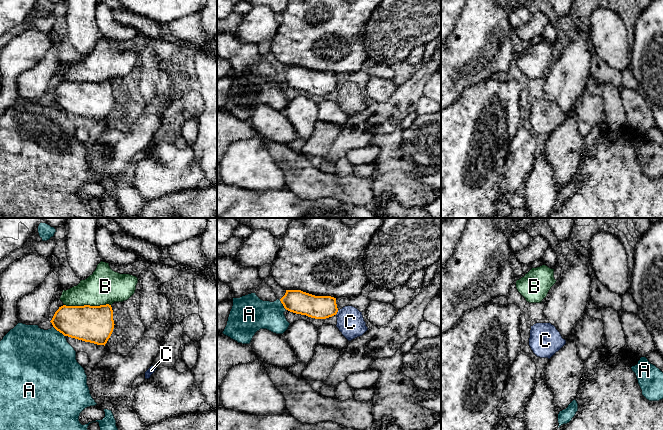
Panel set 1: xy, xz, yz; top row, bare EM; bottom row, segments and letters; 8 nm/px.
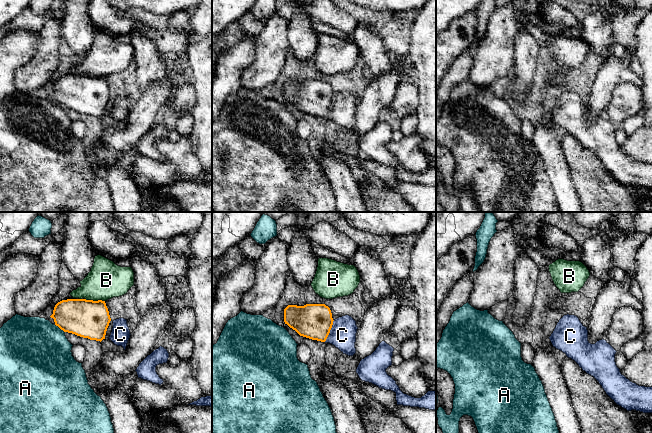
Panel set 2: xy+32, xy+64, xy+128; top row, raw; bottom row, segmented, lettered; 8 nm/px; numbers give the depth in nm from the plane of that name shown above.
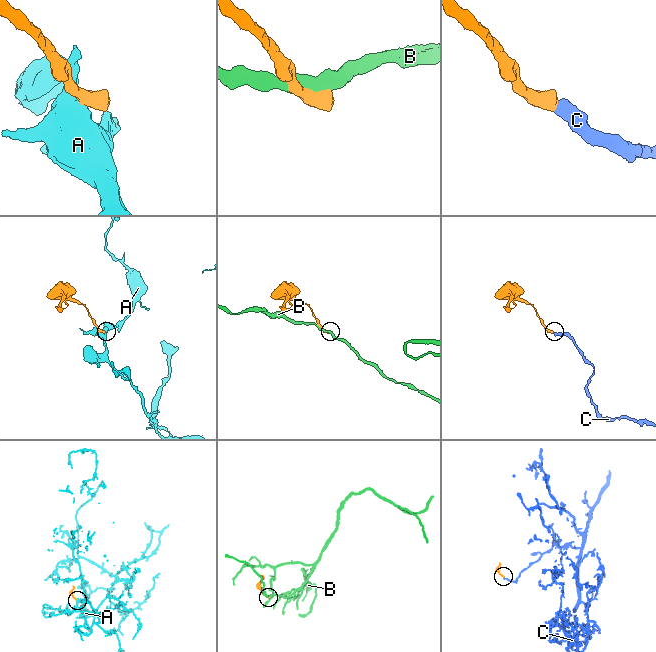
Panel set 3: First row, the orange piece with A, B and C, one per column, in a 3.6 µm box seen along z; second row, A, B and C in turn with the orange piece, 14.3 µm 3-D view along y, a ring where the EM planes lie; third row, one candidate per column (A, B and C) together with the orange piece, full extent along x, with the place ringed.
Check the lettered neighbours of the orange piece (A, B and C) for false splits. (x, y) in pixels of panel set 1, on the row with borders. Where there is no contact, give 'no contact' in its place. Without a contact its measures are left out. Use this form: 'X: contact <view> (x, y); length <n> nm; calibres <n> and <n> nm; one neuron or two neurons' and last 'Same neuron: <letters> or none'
A: contact xy (59, 331); length 130 nm; calibres 280 and 460 nm; two neurons
B: contact xy (87, 305); length 380 nm; calibres 300 and 280 nm; two neurons
C: contact xz (337, 311); length 50 nm; calibres 190 and 220 nm; one neuron
Same neuron: C

